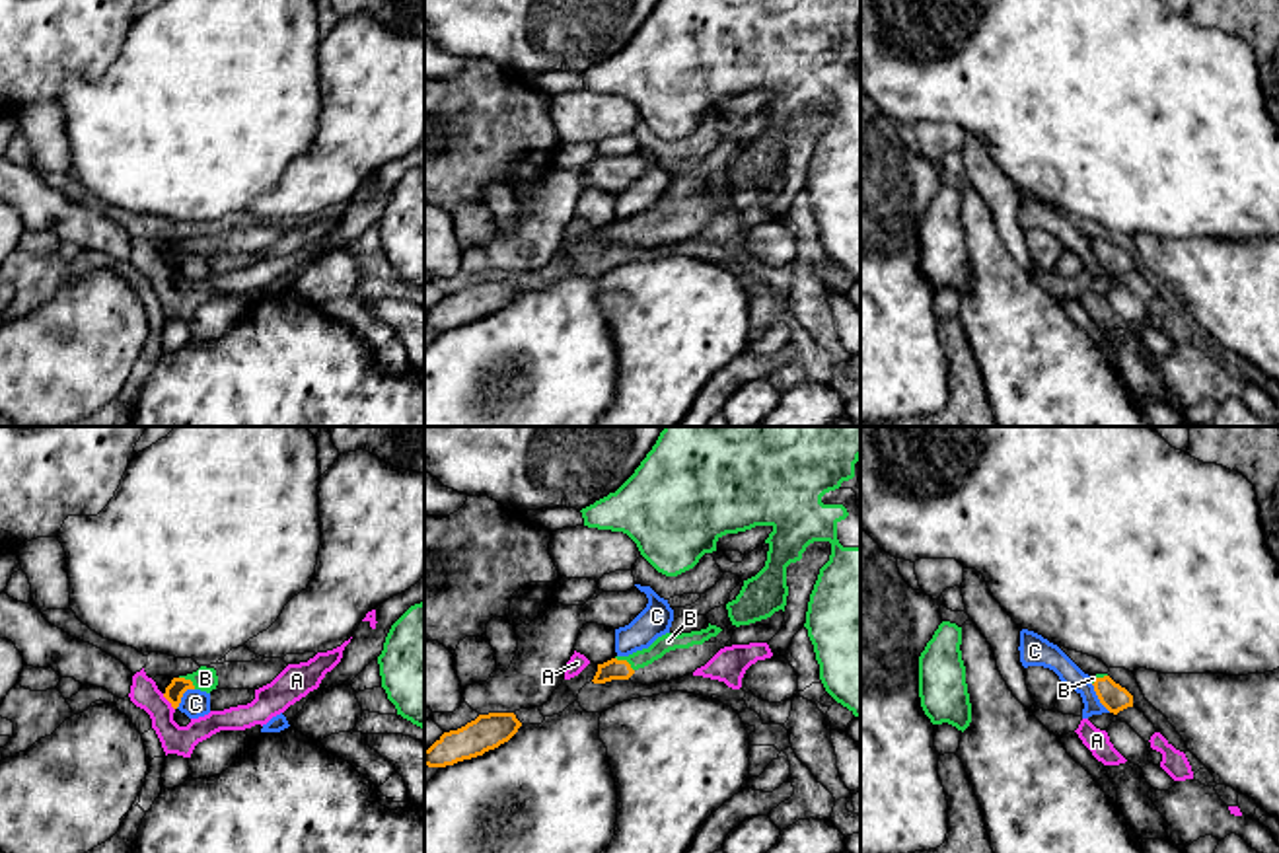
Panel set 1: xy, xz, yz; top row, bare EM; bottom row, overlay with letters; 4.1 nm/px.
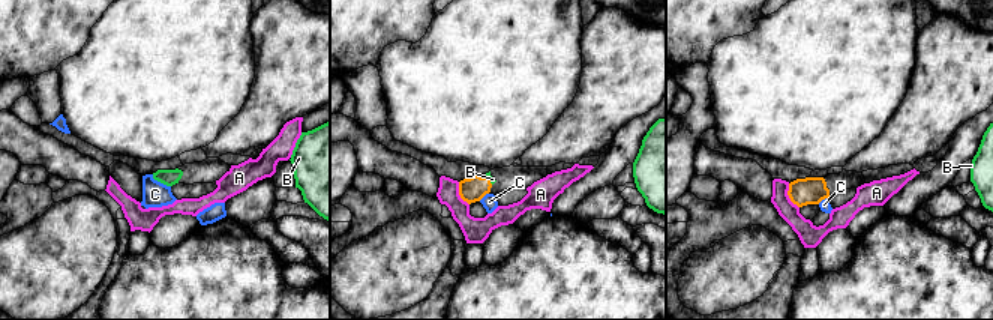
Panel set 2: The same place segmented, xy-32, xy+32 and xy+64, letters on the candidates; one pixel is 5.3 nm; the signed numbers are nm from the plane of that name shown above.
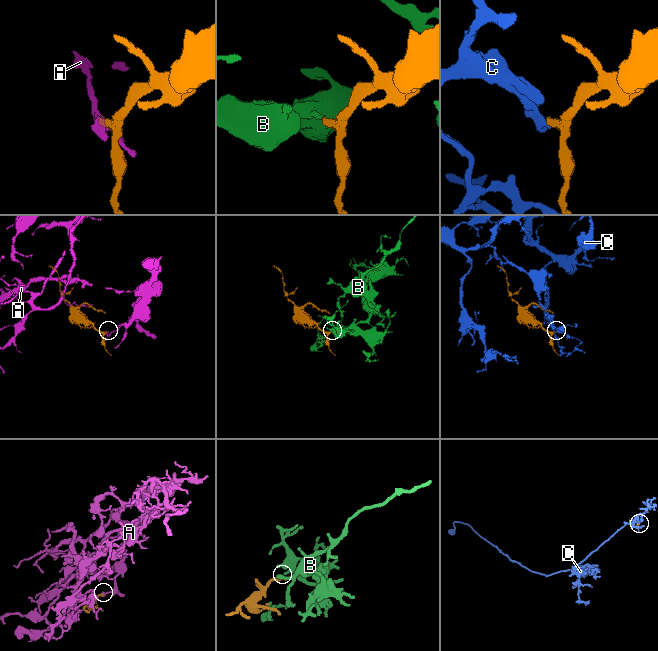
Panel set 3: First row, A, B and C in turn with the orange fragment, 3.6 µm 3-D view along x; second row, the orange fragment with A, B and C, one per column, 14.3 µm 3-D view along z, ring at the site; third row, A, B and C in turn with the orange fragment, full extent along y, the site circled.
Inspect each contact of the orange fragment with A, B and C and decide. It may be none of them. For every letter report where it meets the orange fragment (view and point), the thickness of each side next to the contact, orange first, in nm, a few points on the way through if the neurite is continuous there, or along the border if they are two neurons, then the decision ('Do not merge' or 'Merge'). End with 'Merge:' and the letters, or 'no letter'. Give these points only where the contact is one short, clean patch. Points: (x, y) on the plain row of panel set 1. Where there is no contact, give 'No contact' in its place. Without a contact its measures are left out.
A: Touches orange at xy (168, 263). Thickness 80 nm (orange) against 120 nm. Boundary: xy (162, 258), (174, 273). Do not merge
B: Touches orange at xz (625, 224). Thickness 90 nm (orange) against 70 nm. Path across: xz (614, 232), (625, 224), (643, 222), (668, 205). Merge
C: Touches orange at yz (1098, 261). Thickness 110 nm (orange) against 90 nm. Do not merge
Merge: B

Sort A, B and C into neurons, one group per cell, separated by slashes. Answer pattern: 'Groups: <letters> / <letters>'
Groups: A / B / C

